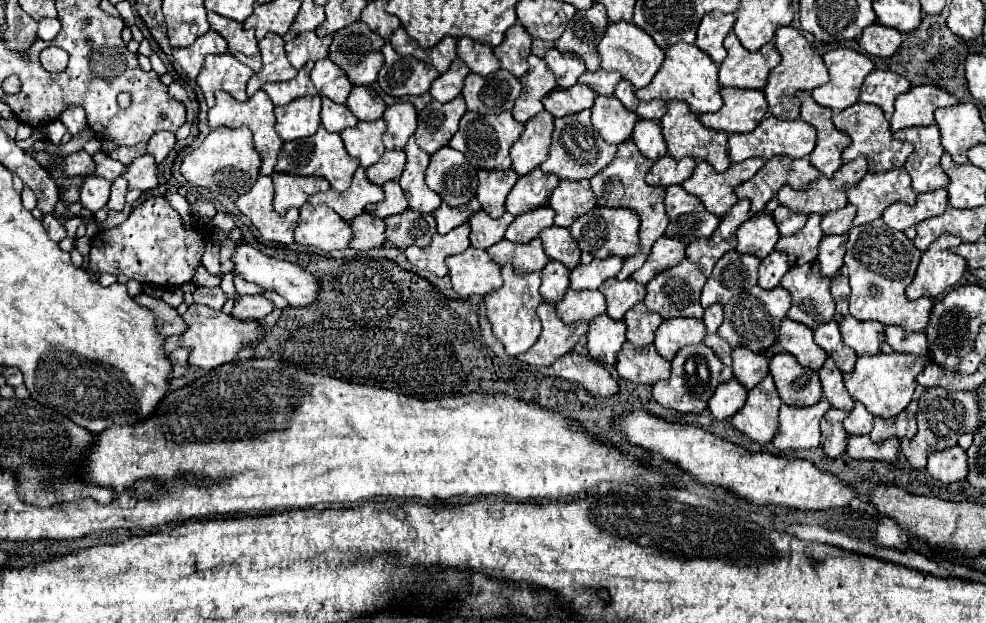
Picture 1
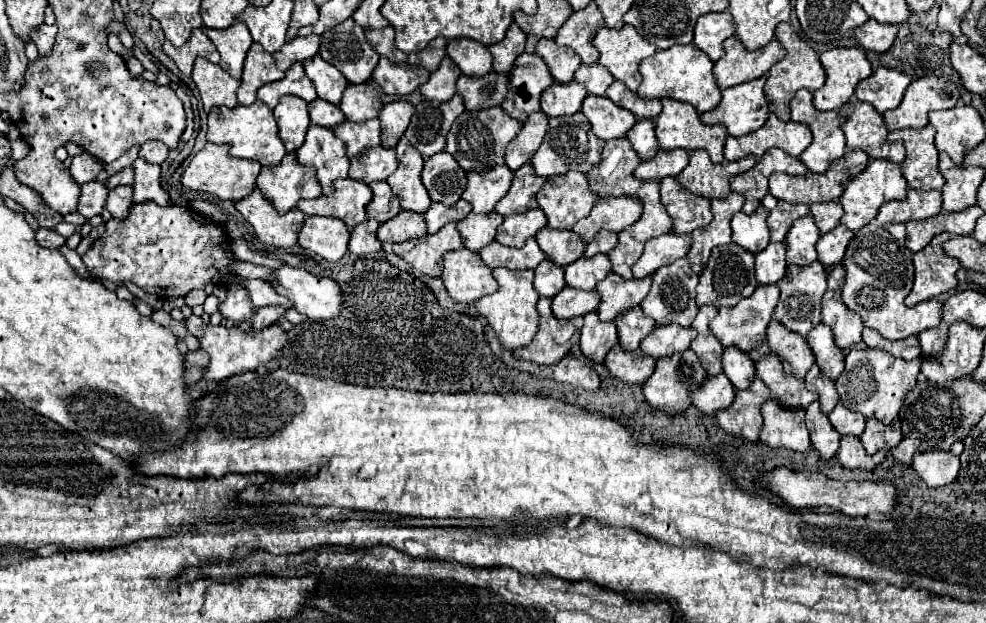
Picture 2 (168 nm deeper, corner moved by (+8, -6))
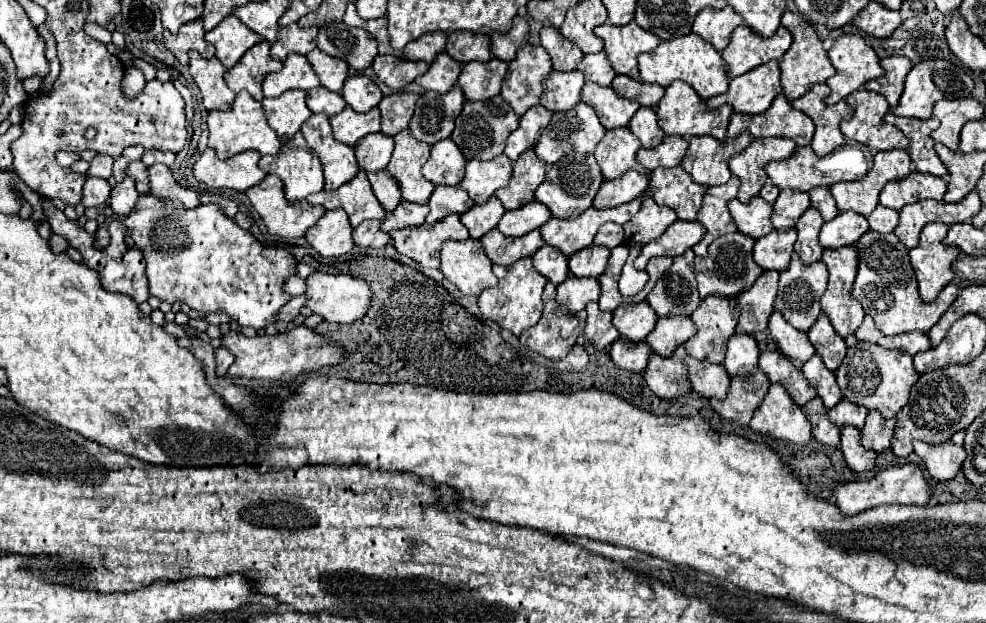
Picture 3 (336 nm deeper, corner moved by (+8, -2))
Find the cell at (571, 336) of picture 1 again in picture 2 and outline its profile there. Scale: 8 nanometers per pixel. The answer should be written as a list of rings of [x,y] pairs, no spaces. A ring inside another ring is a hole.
[[[541,298],[537,302],[537,310],[541,314],[539,332],[535,334],[531,344],[517,348],[513,354],[515,358],[529,360],[535,364],[555,364],[563,360],[563,356],[579,342],[583,318],[573,318],[573,320],[555,318],[551,312],[549,298]]]

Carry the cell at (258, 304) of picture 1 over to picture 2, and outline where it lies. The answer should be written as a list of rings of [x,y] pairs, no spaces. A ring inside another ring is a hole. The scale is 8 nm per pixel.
[[[265,306],[265,308],[257,308],[255,316],[253,316],[253,328],[255,330],[265,330],[267,326],[273,326],[279,322],[279,318],[283,318],[287,312],[287,308],[283,306]]]

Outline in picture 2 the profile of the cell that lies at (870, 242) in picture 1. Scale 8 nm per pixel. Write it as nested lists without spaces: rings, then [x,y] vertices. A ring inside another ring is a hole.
[[[867,224],[855,232],[847,246],[843,264],[847,270],[843,286],[843,302],[849,310],[863,318],[867,328],[877,330],[887,340],[903,340],[907,336],[917,336],[927,328],[935,328],[941,322],[941,300],[931,300],[927,304],[917,304],[913,308],[905,306],[905,298],[913,286],[913,252],[899,240],[895,240],[885,228],[877,224]]]

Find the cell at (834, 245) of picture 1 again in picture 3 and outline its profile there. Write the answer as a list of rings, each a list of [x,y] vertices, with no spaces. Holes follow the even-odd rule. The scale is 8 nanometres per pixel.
[[[839,212],[831,222],[825,222],[819,234],[821,248],[843,248],[855,244],[869,230],[867,220],[855,212]]]

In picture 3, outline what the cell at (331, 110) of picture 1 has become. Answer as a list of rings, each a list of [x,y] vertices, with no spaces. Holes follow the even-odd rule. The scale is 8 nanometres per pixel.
[[[319,86],[315,90],[307,92],[307,106],[313,114],[325,114],[335,116],[345,108],[345,100],[337,92],[329,92],[327,88]]]

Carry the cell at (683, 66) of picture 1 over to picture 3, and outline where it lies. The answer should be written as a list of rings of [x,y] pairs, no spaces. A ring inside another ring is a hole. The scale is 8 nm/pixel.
[[[687,34],[675,40],[661,42],[653,52],[643,52],[639,54],[639,72],[641,72],[641,82],[645,84],[659,84],[659,86],[669,86],[673,80],[683,80],[693,90],[703,98],[709,100],[713,96],[725,94],[729,86],[729,78],[725,74],[725,66],[721,60],[721,54],[703,38],[697,34]]]

